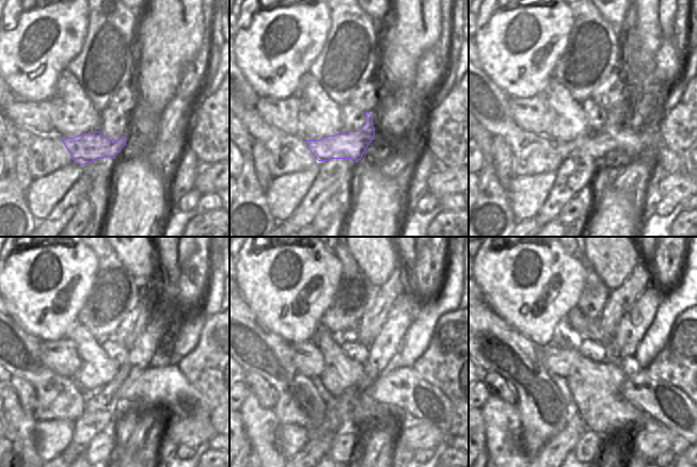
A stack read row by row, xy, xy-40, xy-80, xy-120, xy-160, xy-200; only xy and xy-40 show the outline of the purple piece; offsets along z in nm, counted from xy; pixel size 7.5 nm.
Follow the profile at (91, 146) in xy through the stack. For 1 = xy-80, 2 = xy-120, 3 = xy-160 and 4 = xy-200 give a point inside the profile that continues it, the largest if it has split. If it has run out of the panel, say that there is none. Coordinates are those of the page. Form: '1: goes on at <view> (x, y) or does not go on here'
1: goes on at xy-80 (629, 142)
2: goes on at xy-120 (164, 384)
3: goes on at xy-160 (402, 389)
4: goes on at xy-200 (670, 406)

